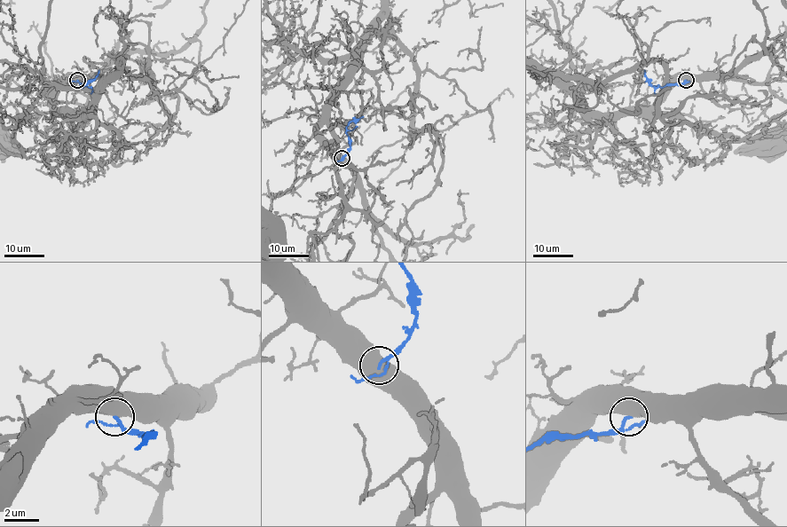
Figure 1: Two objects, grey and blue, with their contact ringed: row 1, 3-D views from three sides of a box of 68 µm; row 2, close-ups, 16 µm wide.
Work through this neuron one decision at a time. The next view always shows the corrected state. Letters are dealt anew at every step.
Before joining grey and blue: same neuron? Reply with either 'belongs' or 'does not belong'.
does not belong

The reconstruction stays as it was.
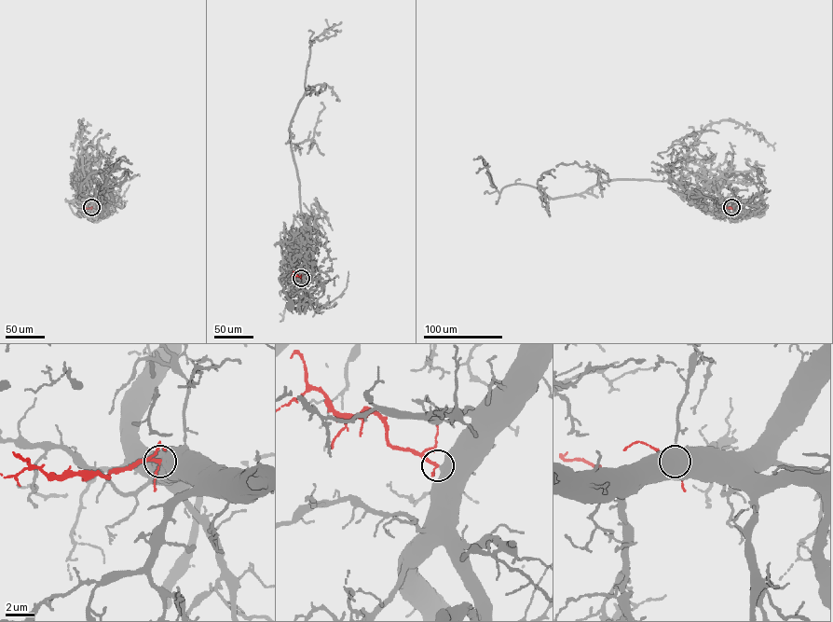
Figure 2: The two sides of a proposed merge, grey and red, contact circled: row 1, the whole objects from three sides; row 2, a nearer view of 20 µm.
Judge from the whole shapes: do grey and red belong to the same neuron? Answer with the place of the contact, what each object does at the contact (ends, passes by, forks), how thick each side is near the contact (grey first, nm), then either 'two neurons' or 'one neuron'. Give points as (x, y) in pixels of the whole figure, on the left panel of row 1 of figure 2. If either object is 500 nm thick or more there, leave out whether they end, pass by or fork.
at (91, 207); 700 nm thick on the grey side, 170 nm on the other; one neuron

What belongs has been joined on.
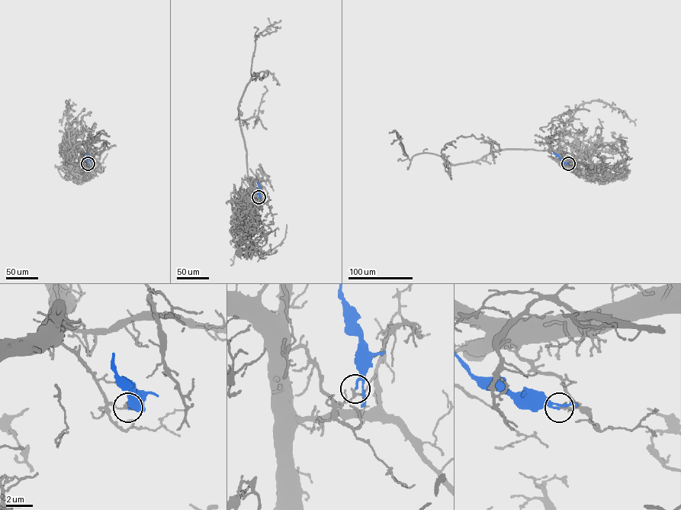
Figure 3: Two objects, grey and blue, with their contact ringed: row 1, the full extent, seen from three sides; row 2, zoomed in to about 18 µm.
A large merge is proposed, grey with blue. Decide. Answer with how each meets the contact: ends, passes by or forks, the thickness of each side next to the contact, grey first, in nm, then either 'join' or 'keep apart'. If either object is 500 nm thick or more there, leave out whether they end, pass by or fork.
grey ends there; blue passes by; 200 nm thick on the grey side, 120 nm on the other; keep apart

